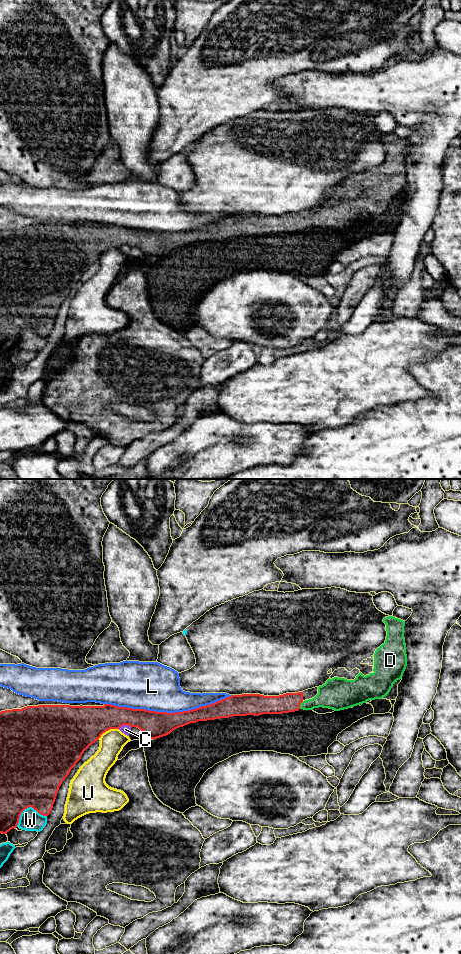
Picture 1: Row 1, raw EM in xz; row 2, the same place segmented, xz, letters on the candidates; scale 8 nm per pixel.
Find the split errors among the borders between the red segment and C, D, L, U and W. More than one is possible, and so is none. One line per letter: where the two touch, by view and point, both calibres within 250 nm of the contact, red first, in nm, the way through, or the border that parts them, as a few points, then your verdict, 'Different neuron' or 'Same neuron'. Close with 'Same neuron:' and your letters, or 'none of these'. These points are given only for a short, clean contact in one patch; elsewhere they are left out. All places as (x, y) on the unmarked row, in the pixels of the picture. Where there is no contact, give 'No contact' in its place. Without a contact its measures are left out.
C: Touches red at xz (124, 244). Thickness 240 nm (red) against 70 nm. Different neuron
D: Touches red at xz (299, 225). Thickness 160 nm (red) against 180 nm. Path across: xz (290, 222), (299, 225), (311, 224), (328, 216). Same neuron
L: Touches red at xz (168, 233). Thickness 220 nm (red) against 380 nm. Different neuron
U: Touches red at xz (108, 249). Thickness 360 nm (red) against 190 nm. Different neuron
W: Touches red at xz (27, 327). Thickness 500 nm (red) against 180 nm. Different neuron
Same neuron: D

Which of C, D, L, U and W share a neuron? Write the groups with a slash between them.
C / D / L / U / W

